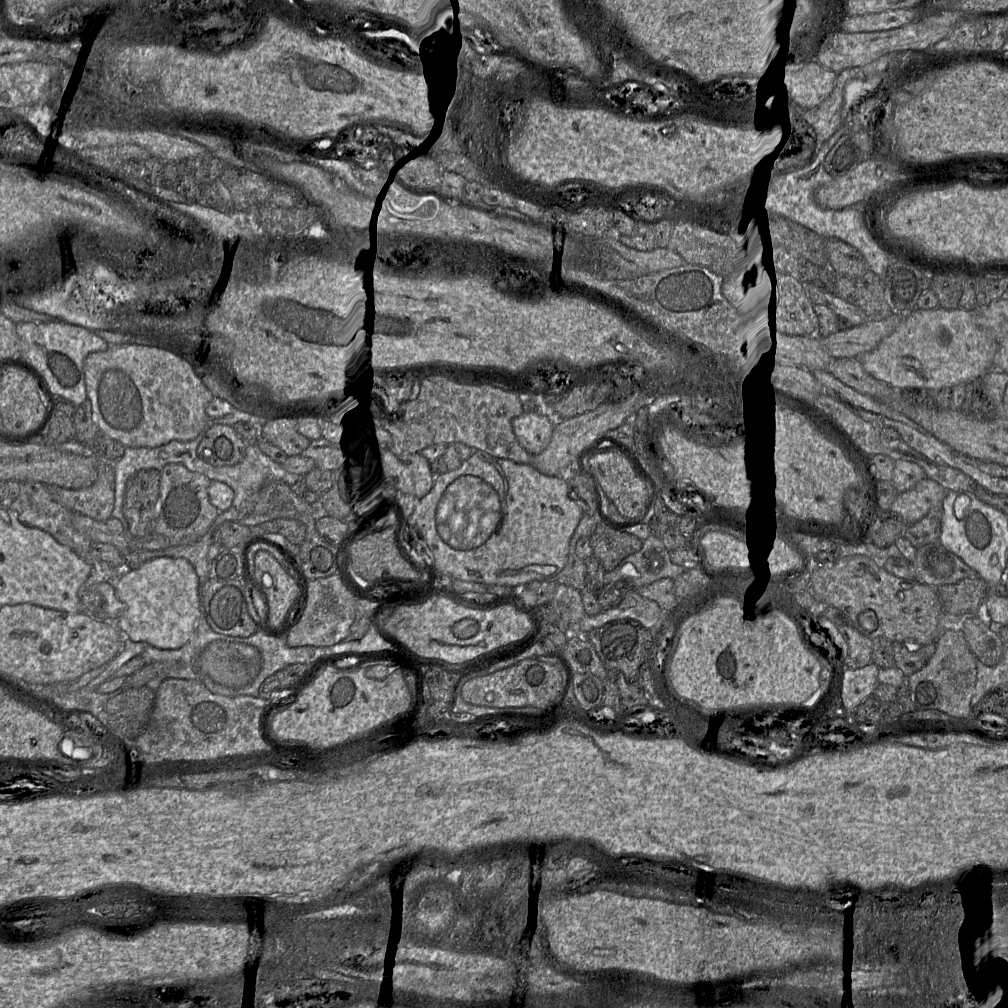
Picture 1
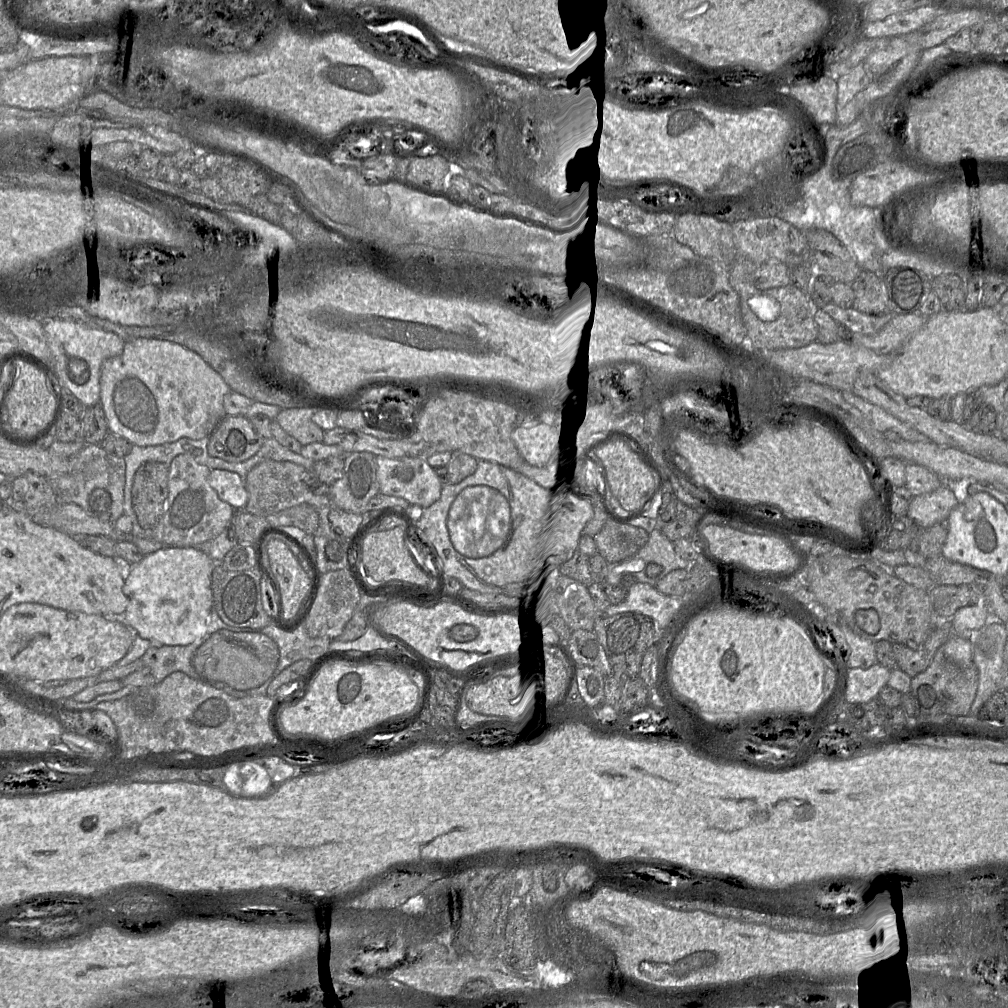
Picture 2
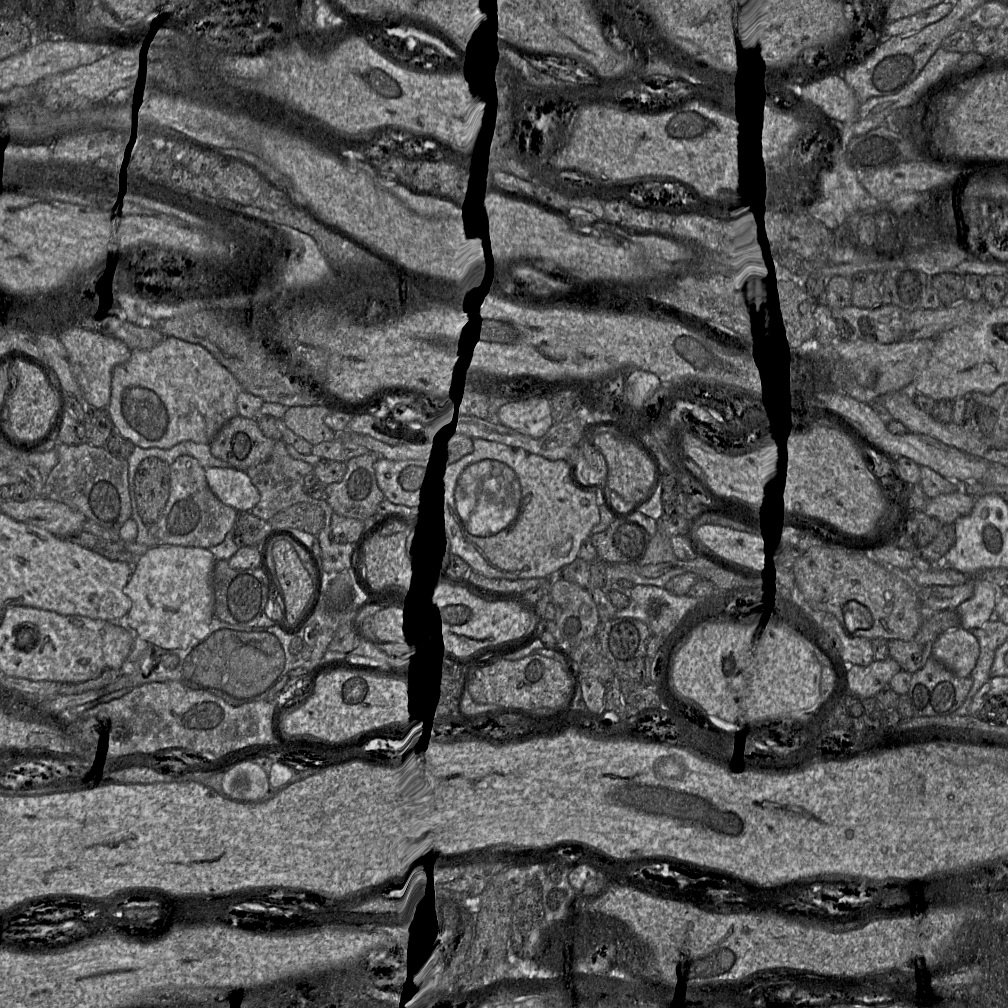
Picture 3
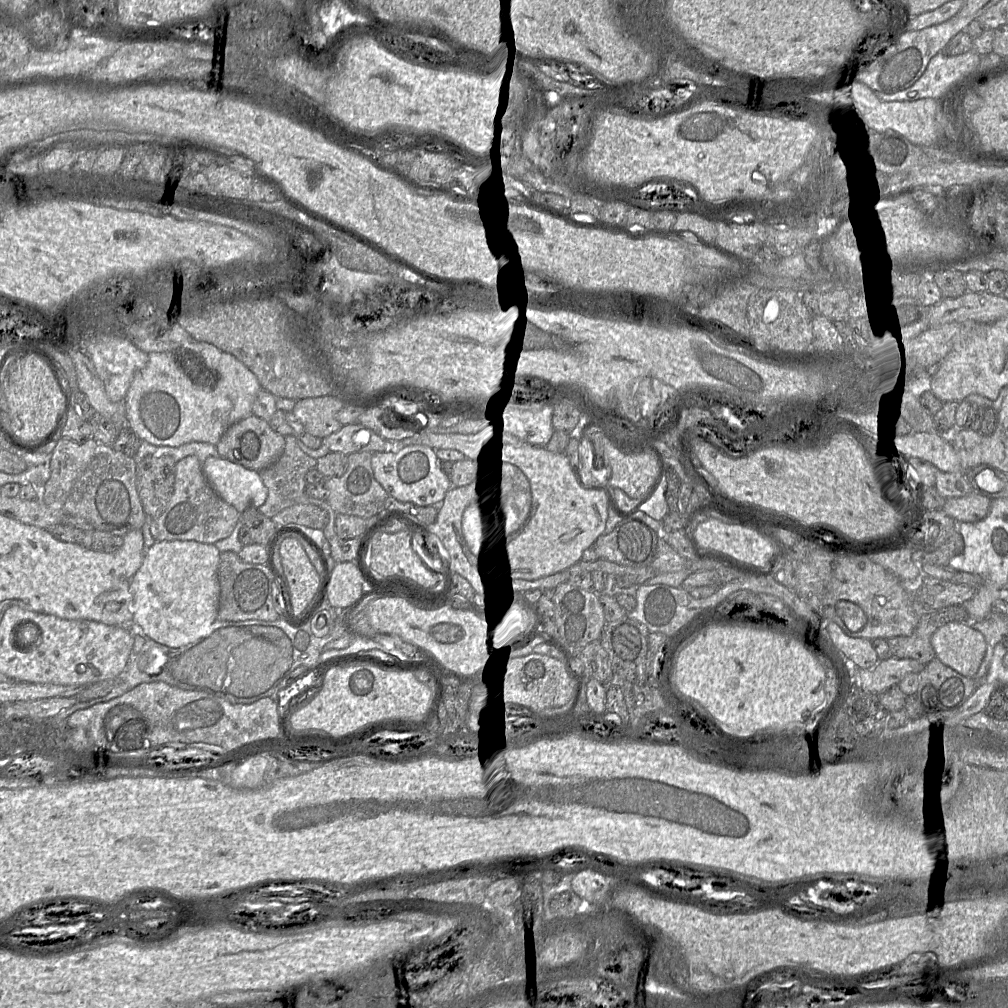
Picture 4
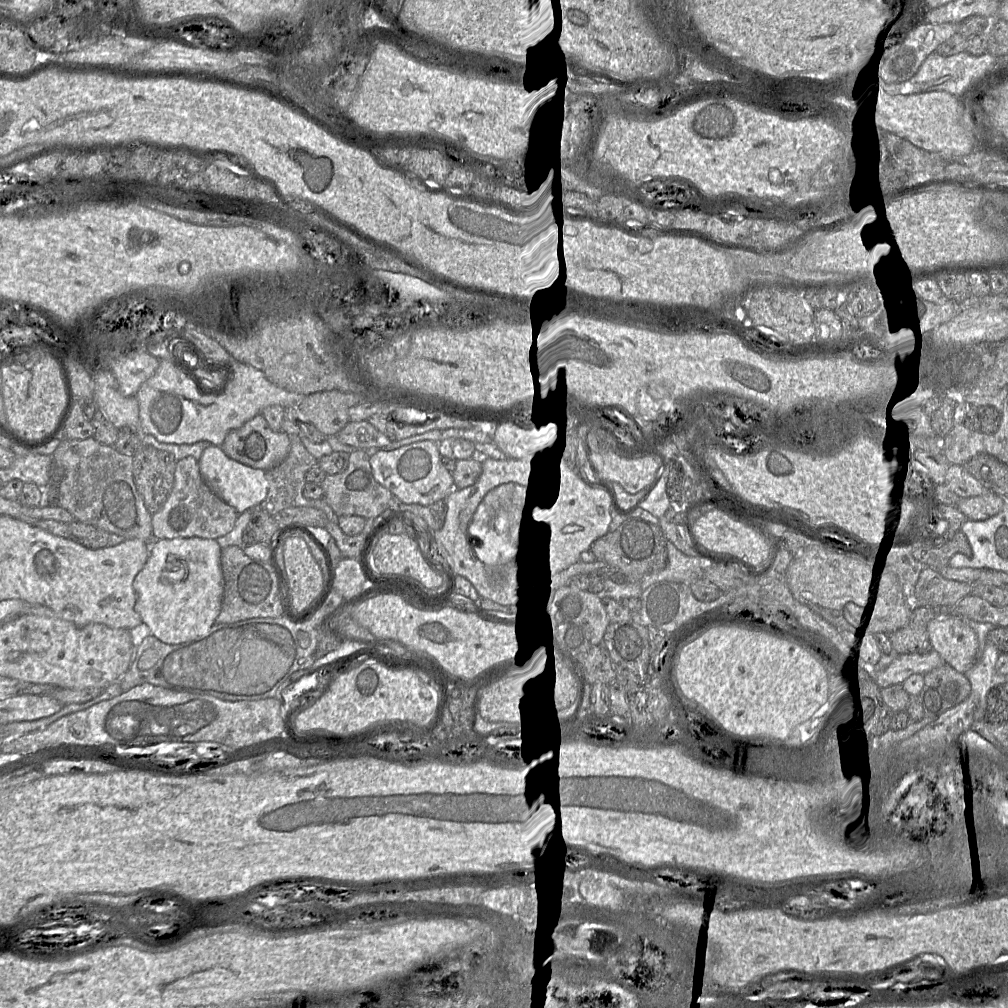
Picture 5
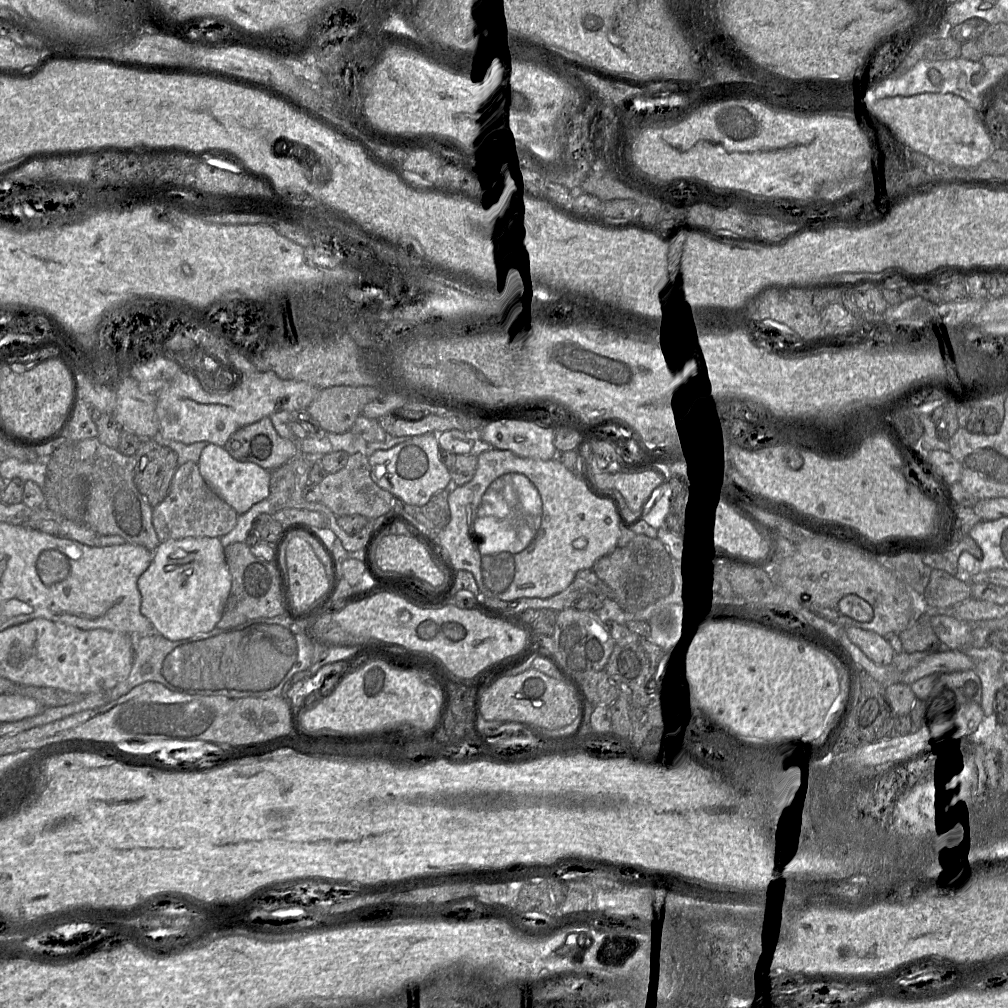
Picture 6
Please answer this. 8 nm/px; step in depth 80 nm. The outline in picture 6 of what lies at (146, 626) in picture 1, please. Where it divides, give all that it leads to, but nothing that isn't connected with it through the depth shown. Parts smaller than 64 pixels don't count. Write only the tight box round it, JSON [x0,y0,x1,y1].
[137,537,231,641]

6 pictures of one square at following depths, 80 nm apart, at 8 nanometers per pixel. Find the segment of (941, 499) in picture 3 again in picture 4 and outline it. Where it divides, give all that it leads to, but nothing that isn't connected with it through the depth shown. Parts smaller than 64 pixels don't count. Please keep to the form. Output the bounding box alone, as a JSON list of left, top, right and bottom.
[942,493,992,522]

